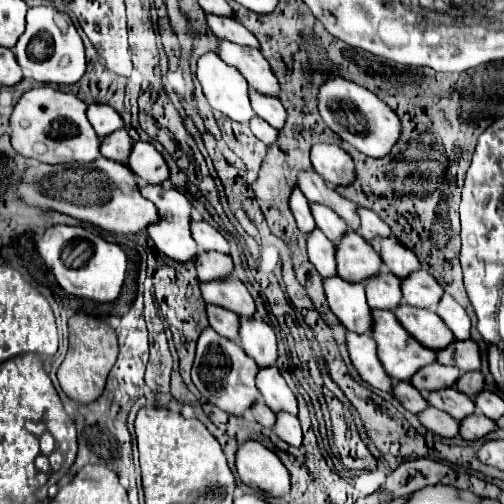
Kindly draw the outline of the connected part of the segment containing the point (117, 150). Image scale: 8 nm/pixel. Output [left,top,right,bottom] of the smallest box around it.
[100,129,132,161]

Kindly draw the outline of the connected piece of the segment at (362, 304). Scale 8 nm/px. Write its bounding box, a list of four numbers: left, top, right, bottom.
[322,275,372,333]

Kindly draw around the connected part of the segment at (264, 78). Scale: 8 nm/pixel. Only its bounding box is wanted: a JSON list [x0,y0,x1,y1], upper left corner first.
[216,39,280,95]

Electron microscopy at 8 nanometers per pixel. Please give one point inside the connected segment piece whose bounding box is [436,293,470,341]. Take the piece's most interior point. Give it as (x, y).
(455, 317)

